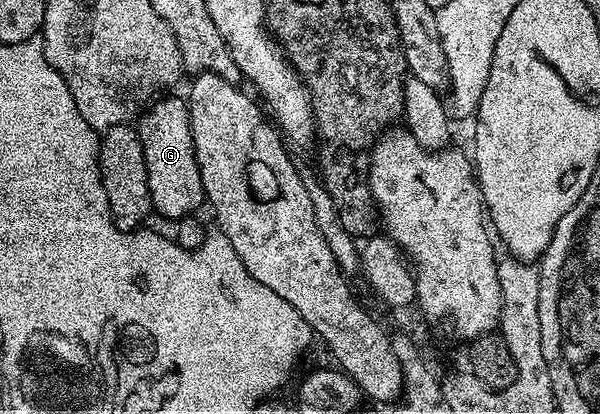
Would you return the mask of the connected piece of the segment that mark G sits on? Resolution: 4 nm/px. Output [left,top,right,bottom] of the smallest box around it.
[137,95,205,223]

